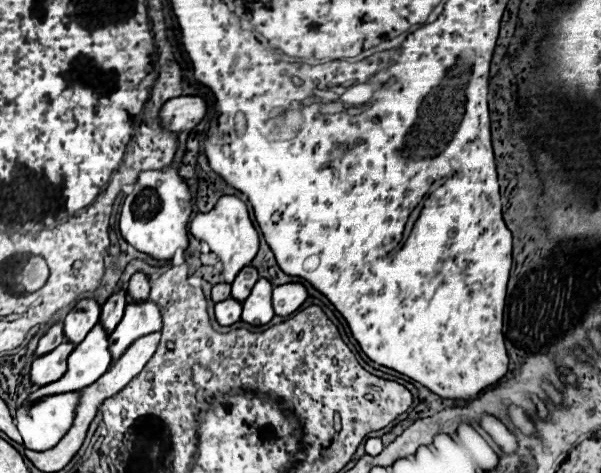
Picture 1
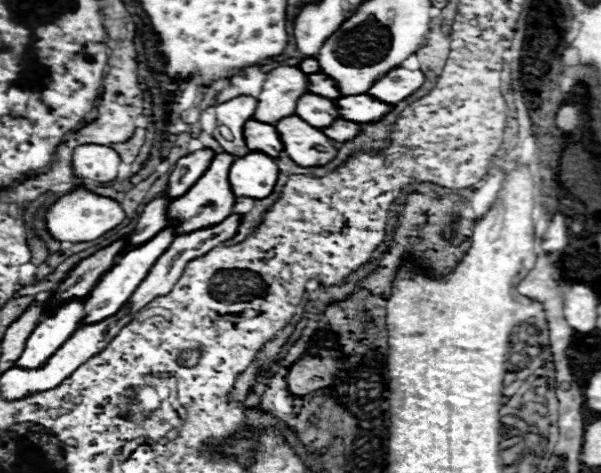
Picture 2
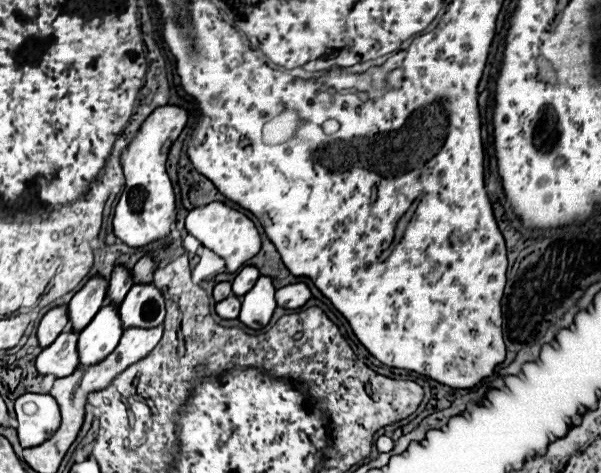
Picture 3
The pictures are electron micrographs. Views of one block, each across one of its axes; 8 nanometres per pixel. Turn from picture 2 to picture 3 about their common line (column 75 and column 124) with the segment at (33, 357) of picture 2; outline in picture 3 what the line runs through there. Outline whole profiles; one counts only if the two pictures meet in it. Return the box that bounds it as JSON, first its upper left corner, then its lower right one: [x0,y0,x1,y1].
[118,284,164,328]

